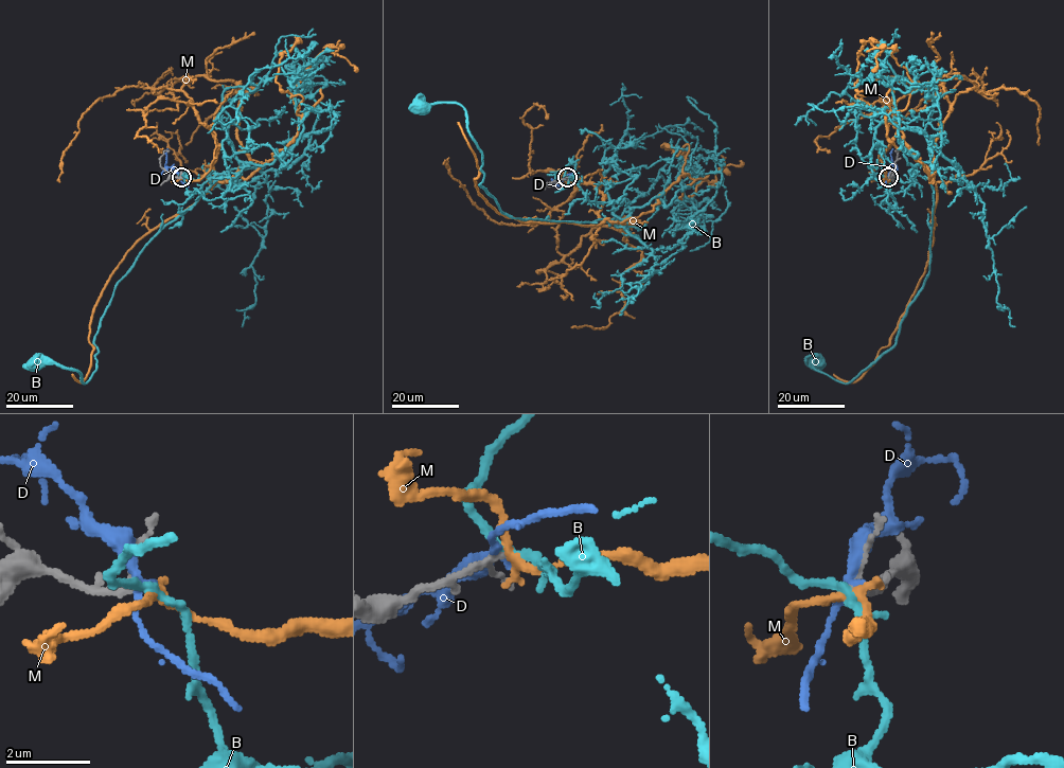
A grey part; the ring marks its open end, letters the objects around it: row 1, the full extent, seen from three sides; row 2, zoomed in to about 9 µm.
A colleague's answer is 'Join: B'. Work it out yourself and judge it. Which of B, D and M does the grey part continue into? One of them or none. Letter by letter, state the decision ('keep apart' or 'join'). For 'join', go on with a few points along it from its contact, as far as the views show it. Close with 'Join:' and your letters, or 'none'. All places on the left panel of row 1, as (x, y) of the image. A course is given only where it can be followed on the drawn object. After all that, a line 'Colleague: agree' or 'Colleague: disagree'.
B: join | via (180, 177), (192, 193), (244, 163), (167, 222), (118, 283), (85, 384), (70, 369), (34, 360)
D: keep apart
M: keep apart
Join: B
Colleague: agree

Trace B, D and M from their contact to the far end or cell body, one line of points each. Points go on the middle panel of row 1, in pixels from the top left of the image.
B: (566, 177), (590, 201), (625, 198), (626, 222), (503, 212), (479, 183), (482, 153), (461, 105), (420, 107)
D: (566, 177), (552, 184), (553, 181)
M: (567, 177), (599, 171), (602, 222), (508, 217), (479, 194), (477, 160), (458, 122)

